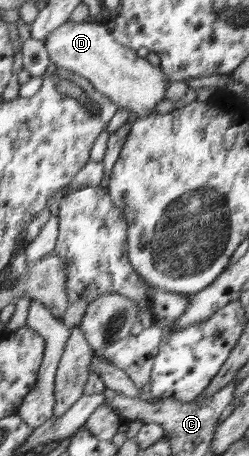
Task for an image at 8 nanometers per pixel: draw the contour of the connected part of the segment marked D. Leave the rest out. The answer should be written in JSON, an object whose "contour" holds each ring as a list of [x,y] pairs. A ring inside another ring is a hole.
{"contour":[[[70,21],[44,41],[49,63],[53,62],[57,67],[64,67],[89,79],[100,93],[117,104],[117,109],[127,109],[143,118],[151,113],[168,93],[168,79],[161,67],[154,67],[146,58],[138,57],[136,51],[118,43],[111,27],[102,22]]]}

